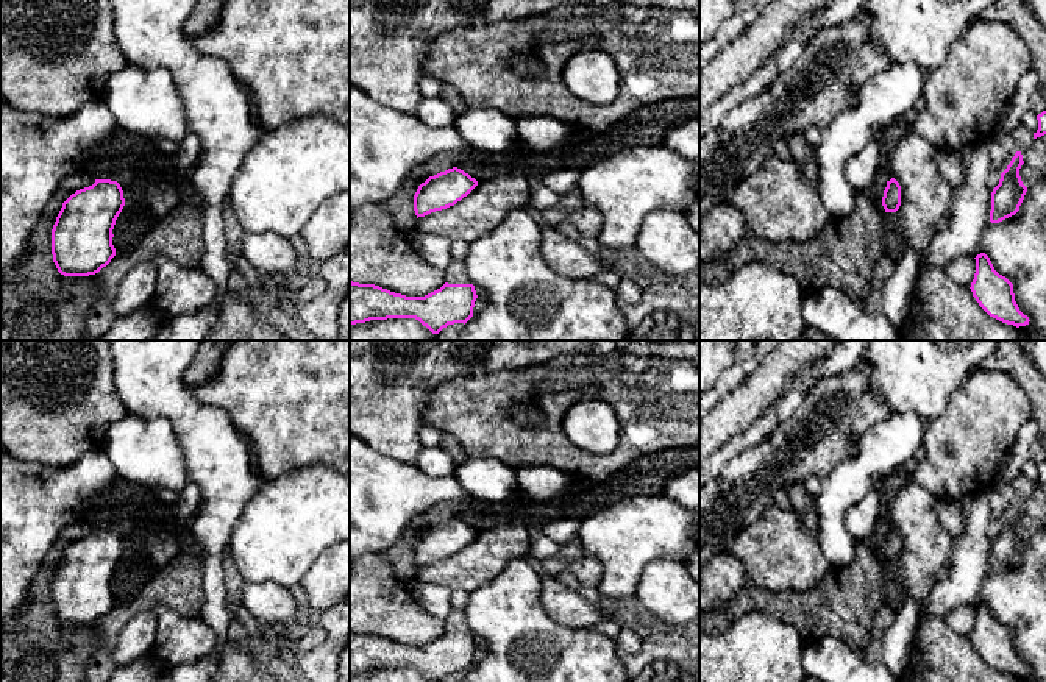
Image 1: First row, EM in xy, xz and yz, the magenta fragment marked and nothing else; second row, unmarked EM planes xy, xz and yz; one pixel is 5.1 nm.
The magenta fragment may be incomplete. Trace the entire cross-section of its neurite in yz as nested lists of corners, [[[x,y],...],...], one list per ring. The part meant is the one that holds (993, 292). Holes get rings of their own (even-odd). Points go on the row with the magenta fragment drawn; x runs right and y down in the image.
[[[985,253],[976,258],[976,273],[971,282],[971,292],[979,306],[993,318],[1013,325],[1016,328],[1029,325],[1013,293],[1013,284],[999,275]]]

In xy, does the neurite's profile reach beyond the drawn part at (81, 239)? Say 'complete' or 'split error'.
complete

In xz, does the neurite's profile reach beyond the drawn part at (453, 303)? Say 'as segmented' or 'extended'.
as segmented

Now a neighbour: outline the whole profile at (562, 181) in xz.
[[[560,169],[545,175],[540,183],[564,197],[578,189],[579,178],[581,172],[578,169]]]

